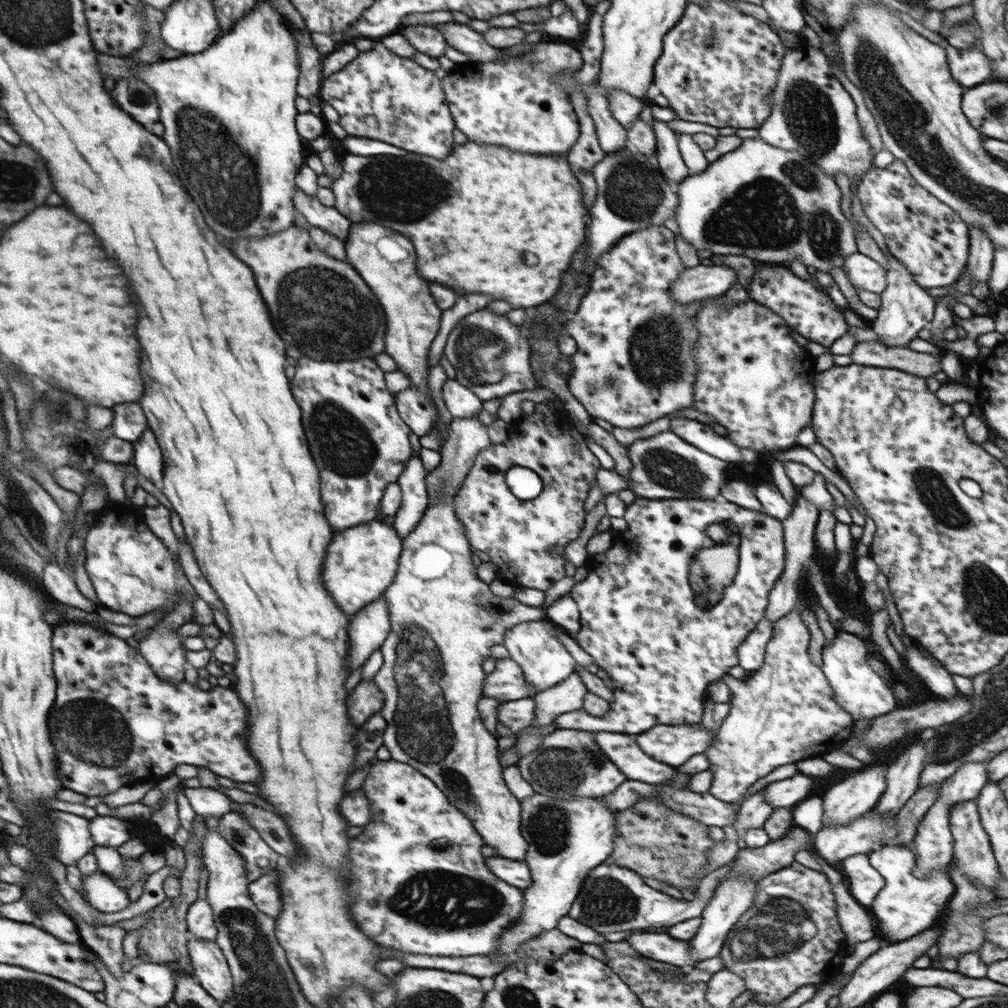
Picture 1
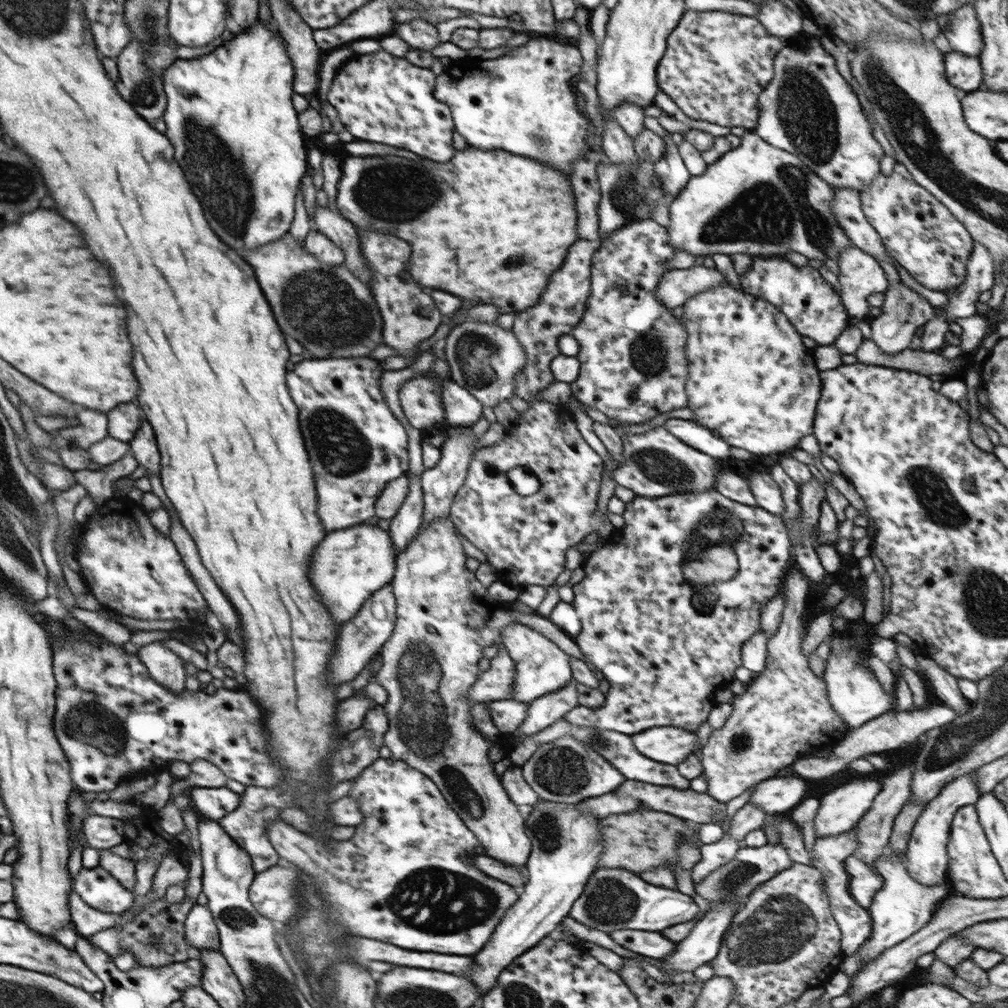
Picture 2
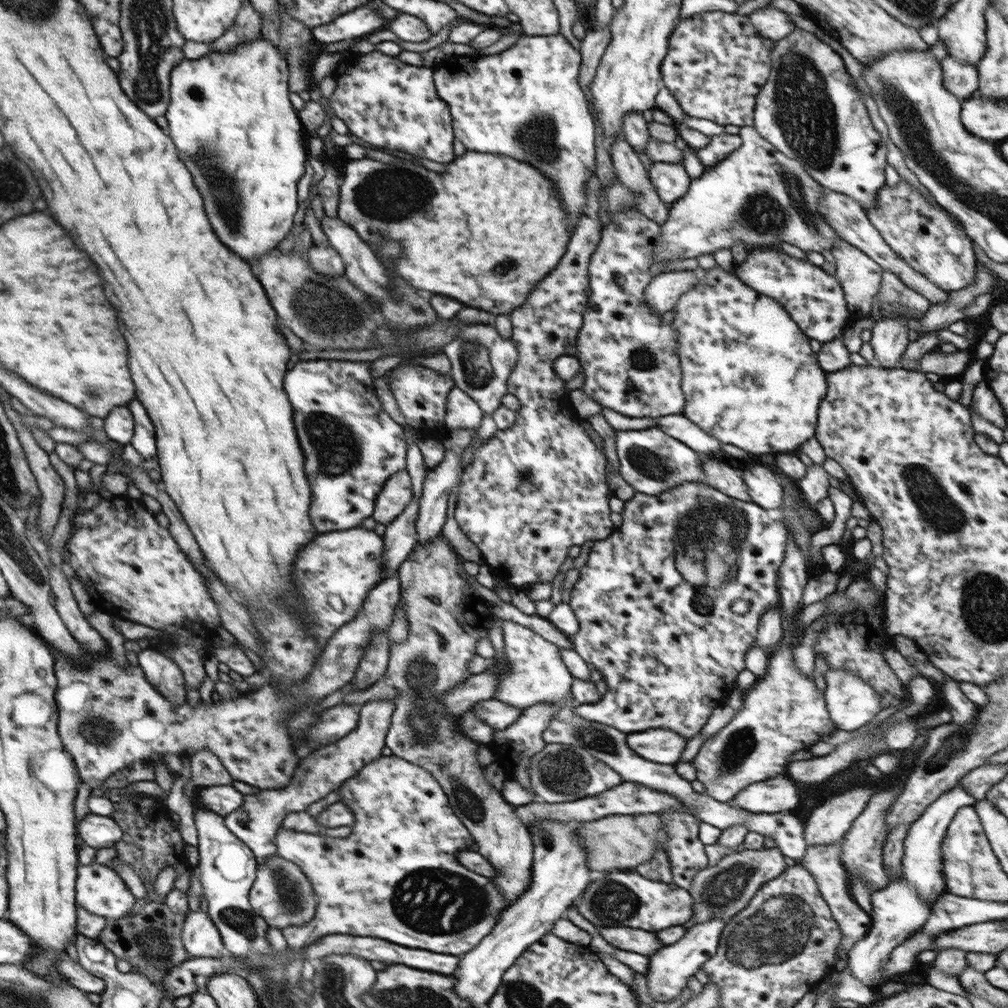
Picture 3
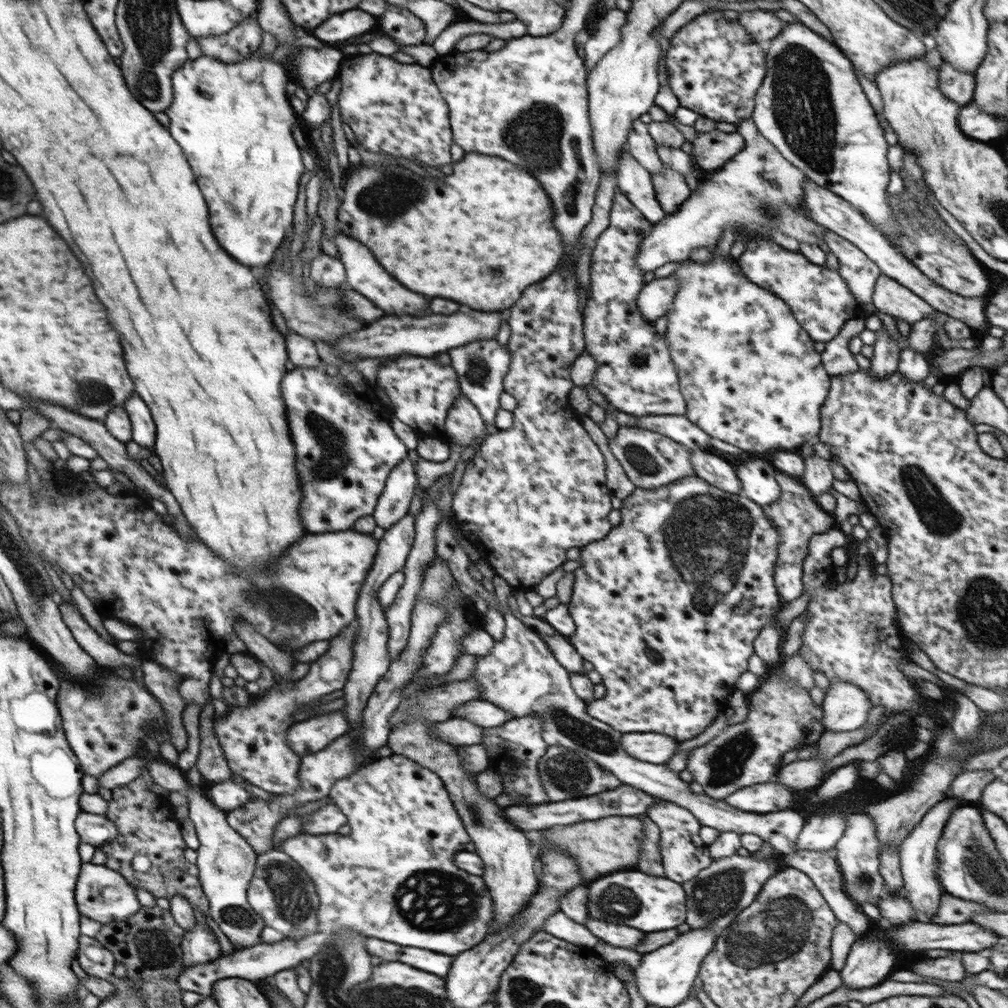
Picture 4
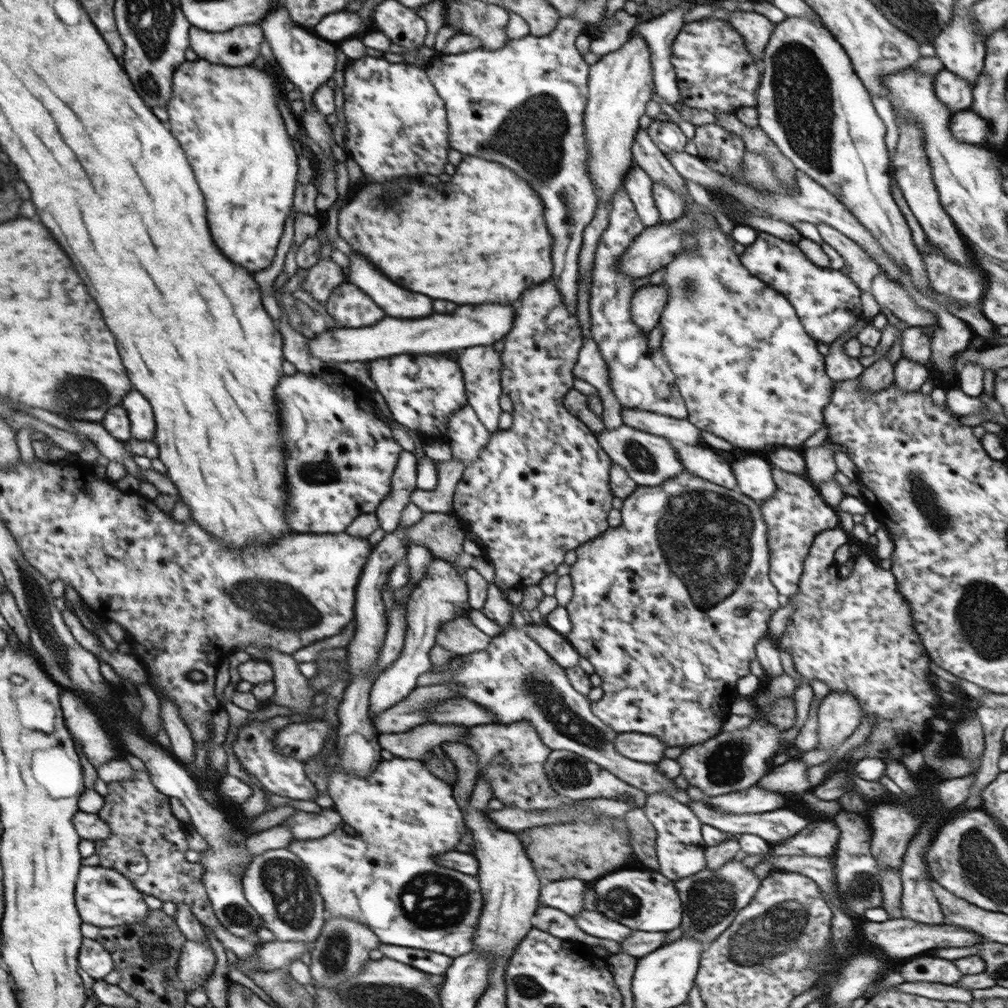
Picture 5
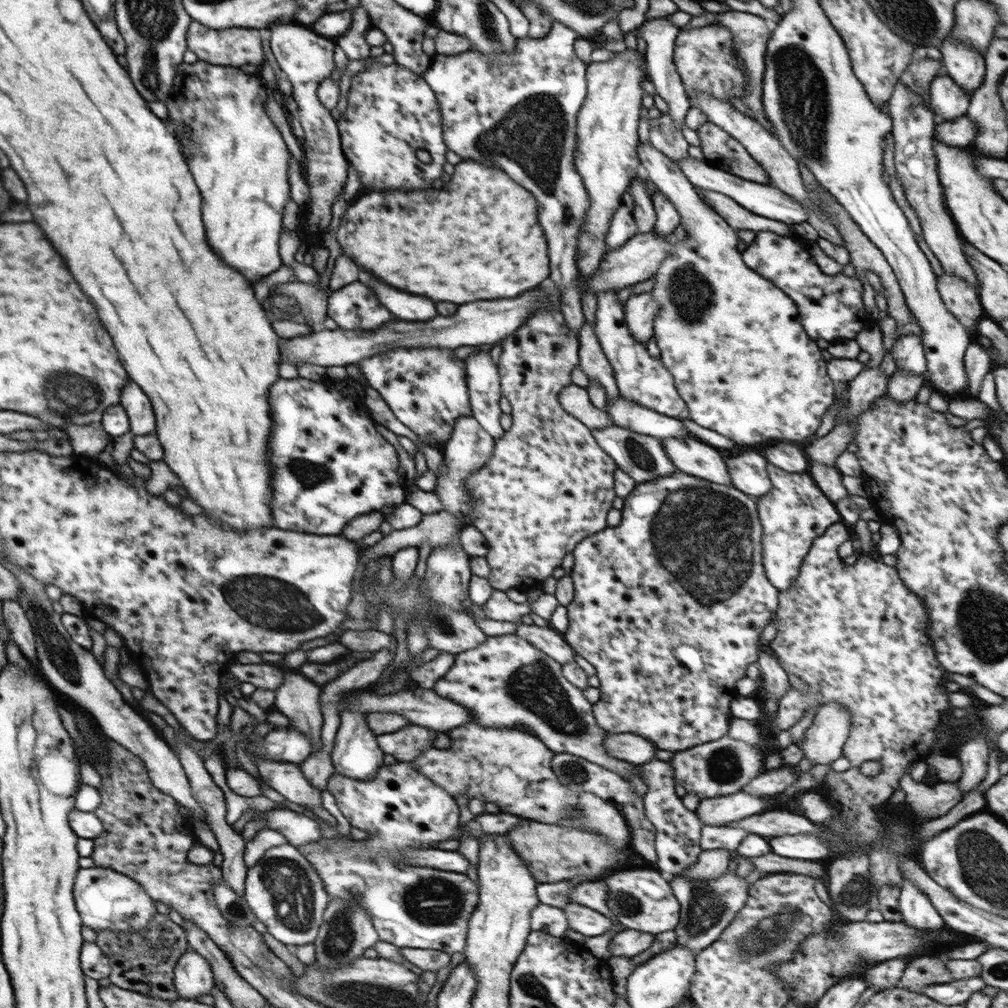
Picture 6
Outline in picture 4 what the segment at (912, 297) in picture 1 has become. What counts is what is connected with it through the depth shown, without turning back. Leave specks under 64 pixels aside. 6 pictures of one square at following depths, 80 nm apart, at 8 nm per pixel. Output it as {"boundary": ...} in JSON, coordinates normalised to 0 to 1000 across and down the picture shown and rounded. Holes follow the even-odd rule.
{"boundary":[[[871,328],[869,340],[865,342],[866,353],[862,369],[870,375],[879,375],[890,368],[893,355],[891,340],[879,328]]]}

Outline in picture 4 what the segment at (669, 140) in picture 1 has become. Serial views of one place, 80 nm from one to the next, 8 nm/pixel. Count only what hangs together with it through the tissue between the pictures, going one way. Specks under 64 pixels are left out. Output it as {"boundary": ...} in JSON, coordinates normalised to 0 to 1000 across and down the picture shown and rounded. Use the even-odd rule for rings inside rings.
{"boundary":[[[660,164],[658,171],[646,174],[650,193],[661,213],[669,213],[673,205],[686,193],[679,174]]]}

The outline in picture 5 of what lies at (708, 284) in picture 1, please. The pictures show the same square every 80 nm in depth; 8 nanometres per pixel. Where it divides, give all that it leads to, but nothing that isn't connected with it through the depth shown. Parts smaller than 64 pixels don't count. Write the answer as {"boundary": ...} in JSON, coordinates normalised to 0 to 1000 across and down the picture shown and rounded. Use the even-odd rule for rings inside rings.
{"boundary":[[[655,282],[637,285],[627,293],[625,312],[628,320],[637,329],[645,330],[651,321],[654,321],[662,289],[659,282]]]}

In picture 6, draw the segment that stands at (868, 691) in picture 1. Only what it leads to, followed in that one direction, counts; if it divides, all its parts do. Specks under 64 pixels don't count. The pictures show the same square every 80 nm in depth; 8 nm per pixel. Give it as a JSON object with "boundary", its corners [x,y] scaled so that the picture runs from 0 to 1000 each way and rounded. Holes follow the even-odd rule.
{"boundary":[[[825,695],[813,702],[806,720],[799,726],[796,748],[806,759],[823,760],[836,750],[845,716],[841,702]]]}

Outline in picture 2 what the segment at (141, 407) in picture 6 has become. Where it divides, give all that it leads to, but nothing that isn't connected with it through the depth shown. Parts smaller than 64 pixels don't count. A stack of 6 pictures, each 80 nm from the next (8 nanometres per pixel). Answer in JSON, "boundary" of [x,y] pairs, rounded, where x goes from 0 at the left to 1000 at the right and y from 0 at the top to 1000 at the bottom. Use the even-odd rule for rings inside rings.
{"boundary":[[[141,411],[140,420],[128,438],[132,453],[139,462],[146,466],[146,472],[157,469],[159,466],[160,450],[156,443],[156,437],[146,415]]]}

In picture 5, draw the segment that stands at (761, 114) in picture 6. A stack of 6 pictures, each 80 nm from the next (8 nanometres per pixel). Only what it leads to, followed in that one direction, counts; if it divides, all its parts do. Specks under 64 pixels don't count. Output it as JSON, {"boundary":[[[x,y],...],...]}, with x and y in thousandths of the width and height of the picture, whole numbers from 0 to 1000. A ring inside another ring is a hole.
{"boundary":[[[737,11],[723,12],[721,21],[736,35],[739,47],[755,66],[756,54],[770,24],[756,14]]]}

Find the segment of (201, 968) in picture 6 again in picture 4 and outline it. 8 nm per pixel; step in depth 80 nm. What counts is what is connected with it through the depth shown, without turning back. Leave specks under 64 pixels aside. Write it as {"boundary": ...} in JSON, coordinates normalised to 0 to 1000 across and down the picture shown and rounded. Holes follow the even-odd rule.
{"boundary":[[[193,915],[190,923],[185,923],[180,933],[183,960],[208,955],[219,947],[218,938],[208,922]]]}

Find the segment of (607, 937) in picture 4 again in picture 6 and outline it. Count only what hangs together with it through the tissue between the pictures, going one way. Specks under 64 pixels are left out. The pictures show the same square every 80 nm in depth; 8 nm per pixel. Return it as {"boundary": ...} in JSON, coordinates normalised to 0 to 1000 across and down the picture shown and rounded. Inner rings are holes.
{"boundary":[[[563,896],[557,902],[562,908],[564,921],[575,925],[580,930],[593,929],[599,926],[613,927],[608,923],[608,915],[593,904],[571,896]]]}

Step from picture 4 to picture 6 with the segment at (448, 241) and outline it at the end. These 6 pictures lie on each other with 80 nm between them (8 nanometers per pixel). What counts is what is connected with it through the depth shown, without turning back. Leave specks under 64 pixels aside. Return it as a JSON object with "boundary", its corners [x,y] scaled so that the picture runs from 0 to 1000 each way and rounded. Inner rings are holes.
{"boundary":[[[462,159],[451,163],[452,169],[448,173],[448,179],[452,185],[456,185],[454,188],[460,188],[462,192],[446,192],[446,188],[438,188],[433,194],[429,192],[429,188],[421,188],[421,190],[369,190],[363,192],[359,196],[350,198],[347,206],[341,210],[333,235],[340,252],[347,254],[355,266],[371,272],[375,278],[395,286],[395,288],[403,288],[403,290],[411,290],[417,294],[425,294],[431,300],[450,300],[450,302],[462,302],[462,300],[470,300],[470,298],[494,298],[494,296],[510,296],[518,290],[533,286],[542,276],[546,274],[546,259],[544,255],[544,239],[542,239],[541,231],[534,224],[534,208],[532,208],[532,198],[526,190],[522,190],[522,187],[510,183],[497,167],[489,164],[476,163],[472,159]],[[401,198],[403,202],[417,202],[417,206],[401,206]]]}

